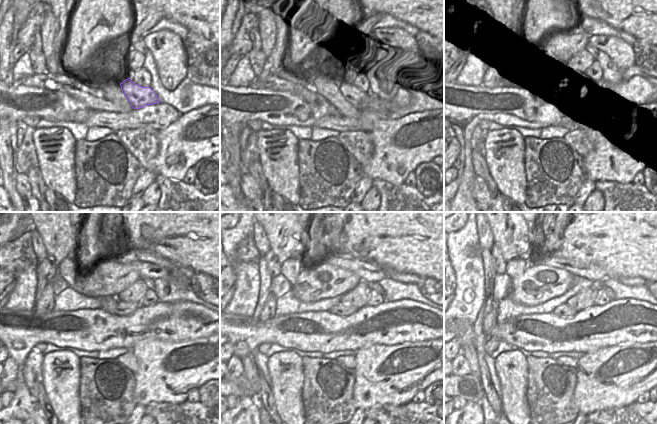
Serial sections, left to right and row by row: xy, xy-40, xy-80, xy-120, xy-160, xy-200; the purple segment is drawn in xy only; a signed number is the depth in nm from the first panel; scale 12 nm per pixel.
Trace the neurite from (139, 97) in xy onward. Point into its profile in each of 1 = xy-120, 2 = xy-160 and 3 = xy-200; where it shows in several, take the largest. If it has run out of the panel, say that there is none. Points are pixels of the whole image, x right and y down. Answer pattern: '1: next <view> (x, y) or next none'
1: next xy-120 (123, 308)
2: next xy-160 (340, 310)
3: next xy-200 (564, 311)

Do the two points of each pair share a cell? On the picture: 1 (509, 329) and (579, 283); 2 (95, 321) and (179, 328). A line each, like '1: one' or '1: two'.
1: two
2: one

